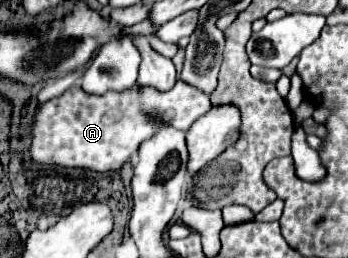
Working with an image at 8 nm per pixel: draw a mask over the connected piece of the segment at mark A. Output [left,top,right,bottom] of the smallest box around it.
[31,81,211,173]

